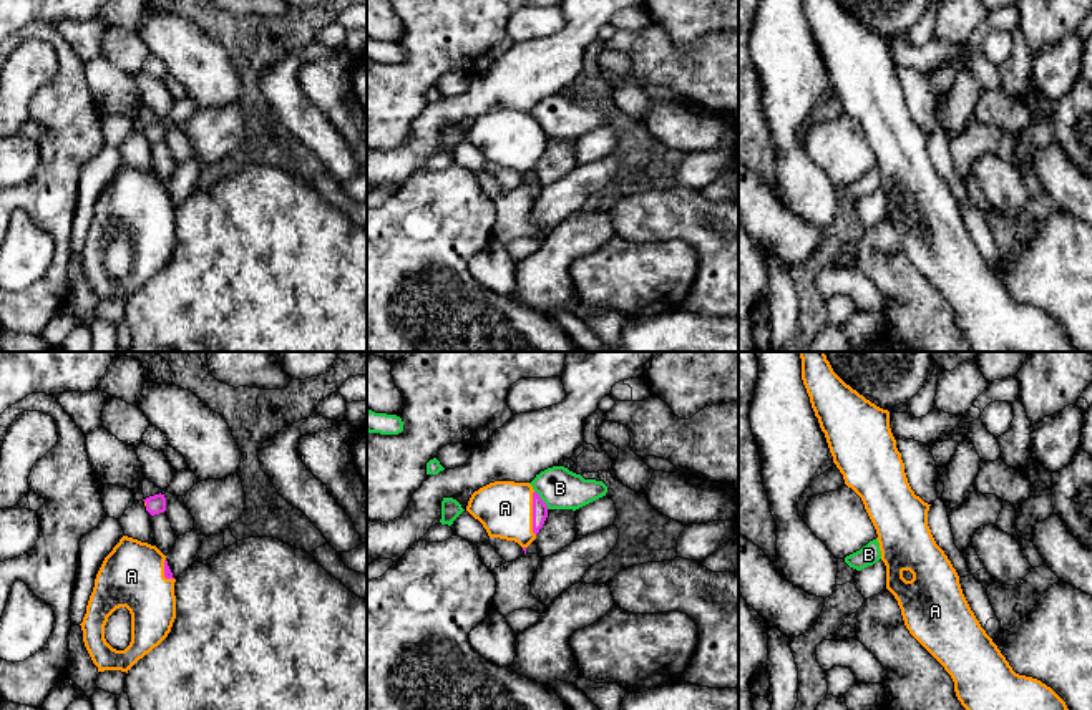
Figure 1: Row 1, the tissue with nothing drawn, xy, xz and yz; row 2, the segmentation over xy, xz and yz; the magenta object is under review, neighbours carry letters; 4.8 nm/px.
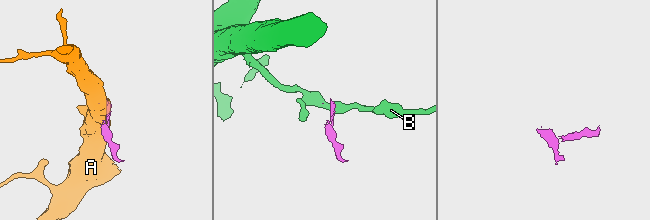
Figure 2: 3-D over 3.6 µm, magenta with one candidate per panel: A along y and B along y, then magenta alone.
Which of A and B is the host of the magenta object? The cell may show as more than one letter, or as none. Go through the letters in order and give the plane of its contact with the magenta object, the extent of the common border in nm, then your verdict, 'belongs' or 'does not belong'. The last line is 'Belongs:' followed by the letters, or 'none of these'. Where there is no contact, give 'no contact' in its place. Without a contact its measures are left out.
A: xz | 220 nm | belongs
B: xz | 120 nm | does not belong
Belongs: A

